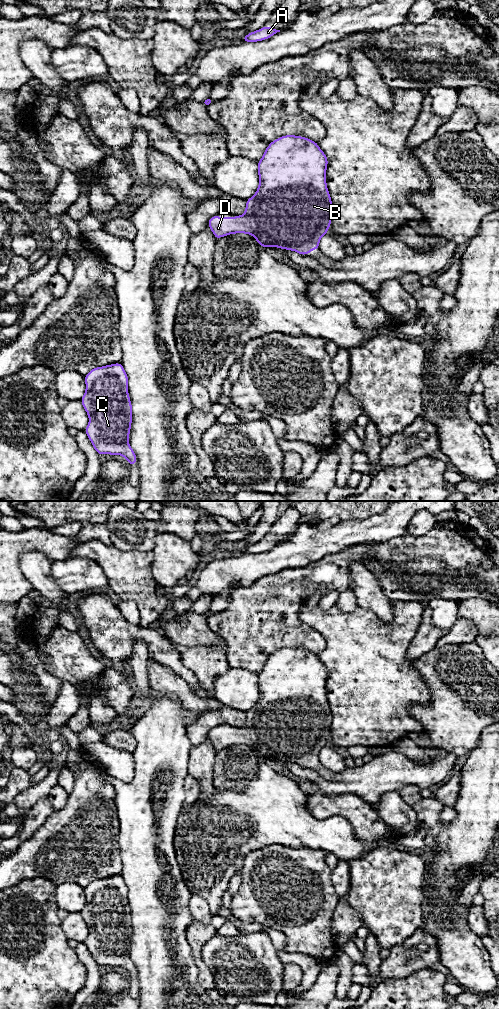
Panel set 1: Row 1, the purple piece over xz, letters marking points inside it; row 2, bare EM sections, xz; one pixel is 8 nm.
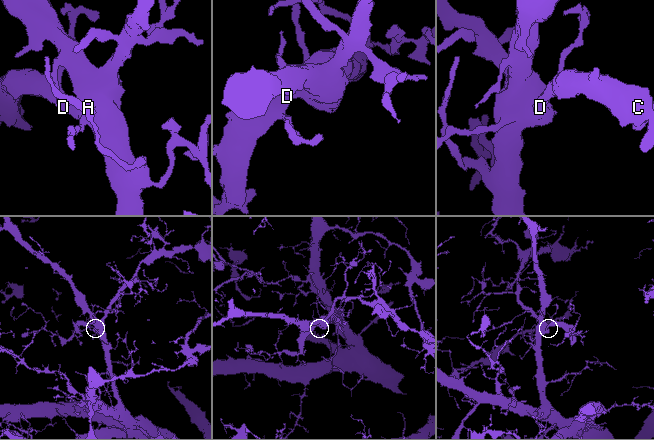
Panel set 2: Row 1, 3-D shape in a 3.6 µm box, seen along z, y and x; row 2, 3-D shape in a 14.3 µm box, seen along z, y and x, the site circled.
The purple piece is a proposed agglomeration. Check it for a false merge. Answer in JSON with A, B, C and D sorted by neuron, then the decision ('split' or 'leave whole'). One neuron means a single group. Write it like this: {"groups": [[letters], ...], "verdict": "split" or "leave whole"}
{"groups": [["A", "B", "C", "D"]], "verdict": "leave whole"}

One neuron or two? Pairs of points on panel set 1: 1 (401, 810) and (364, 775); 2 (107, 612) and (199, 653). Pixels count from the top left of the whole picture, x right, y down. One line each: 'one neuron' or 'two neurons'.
1: two neurons
2: two neurons

